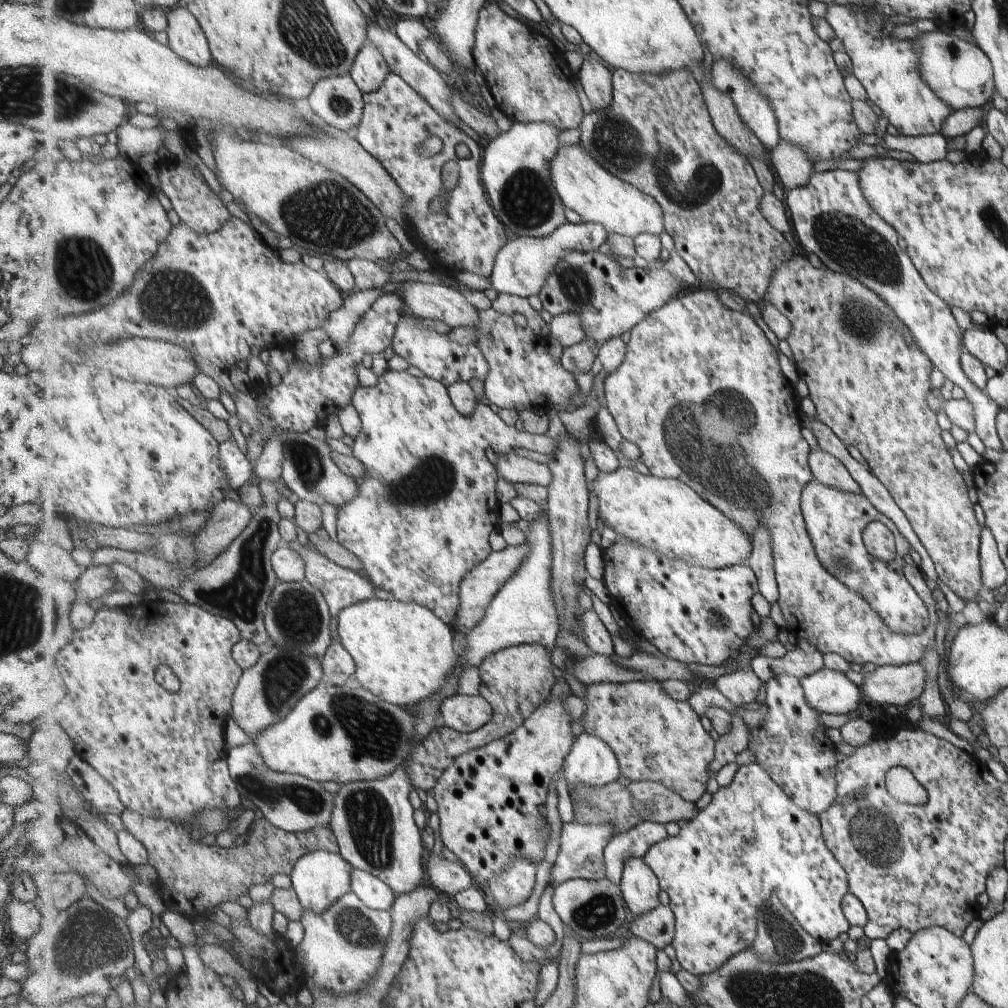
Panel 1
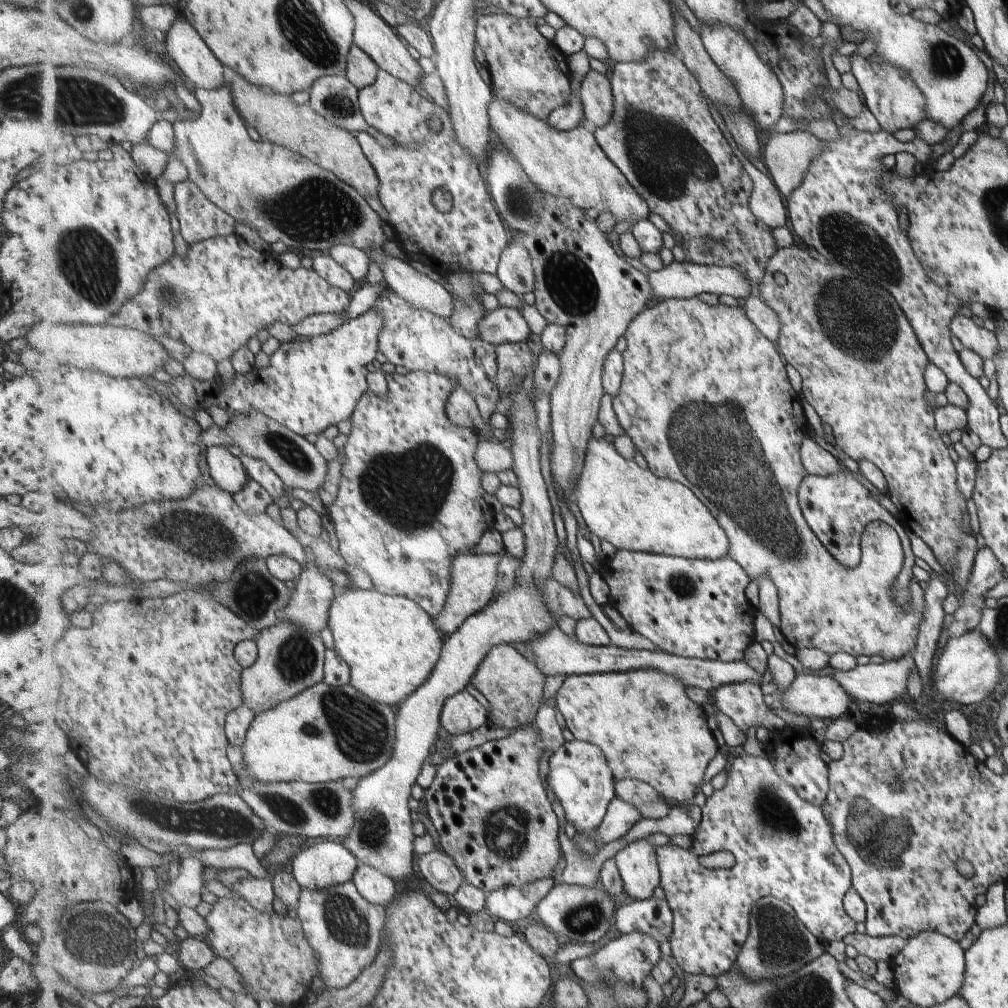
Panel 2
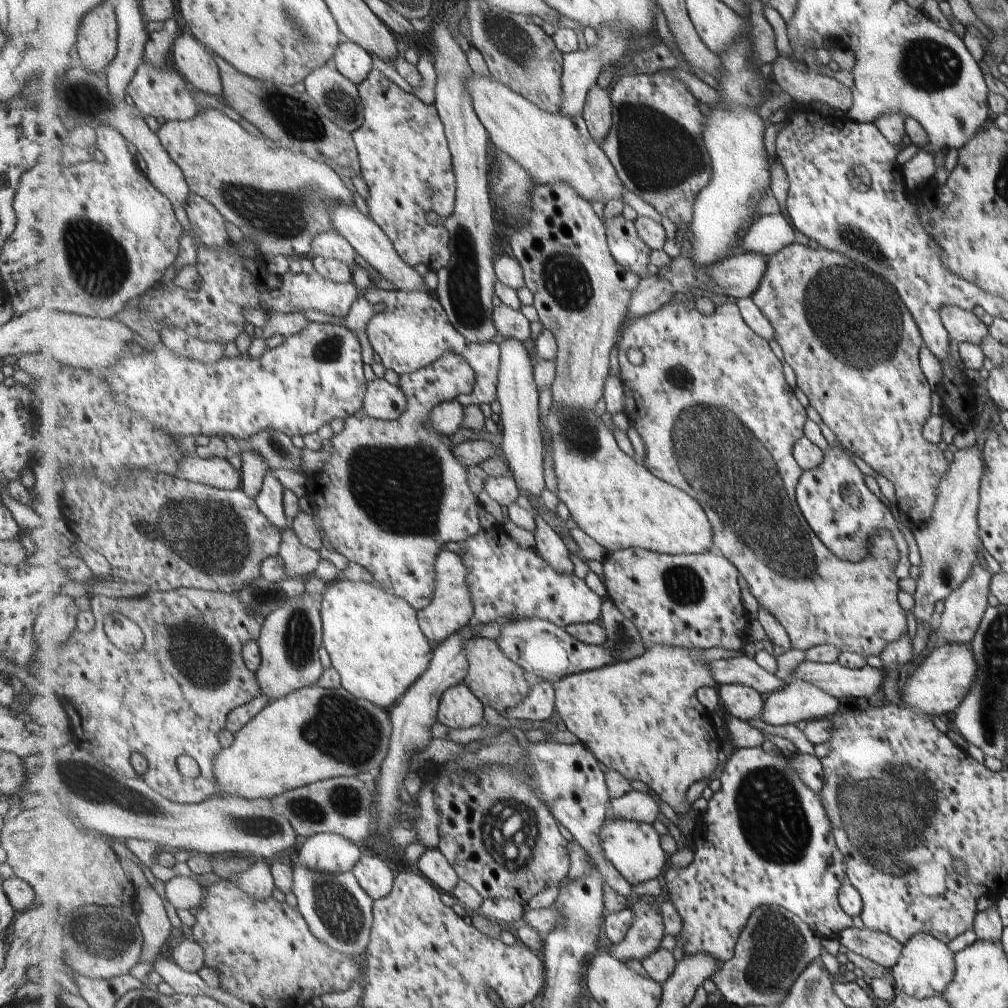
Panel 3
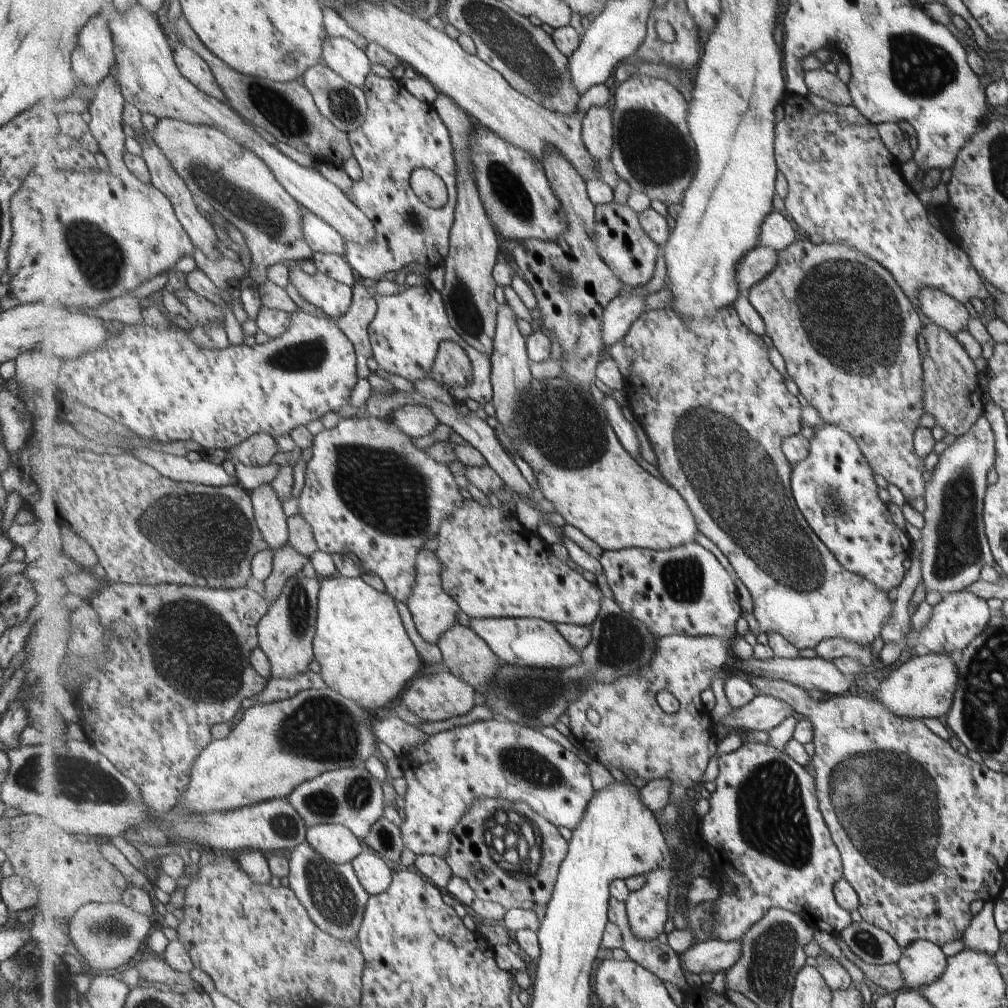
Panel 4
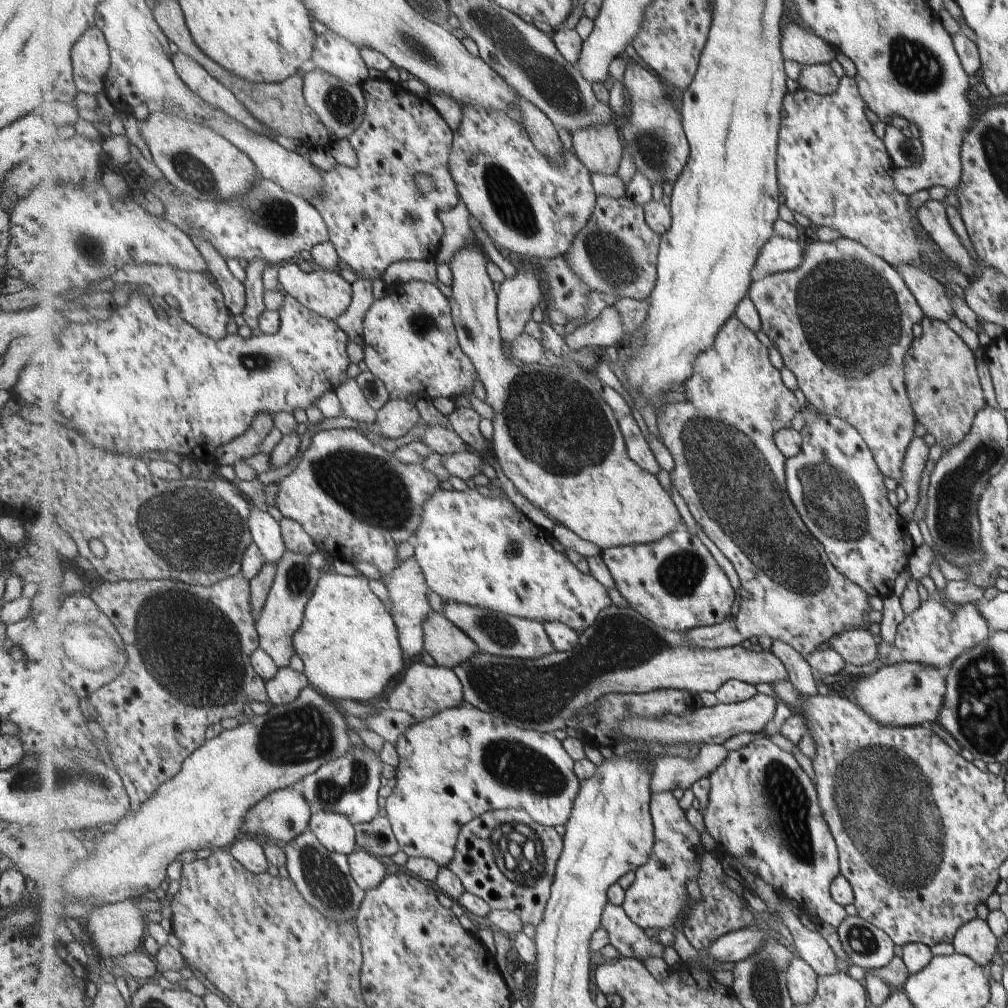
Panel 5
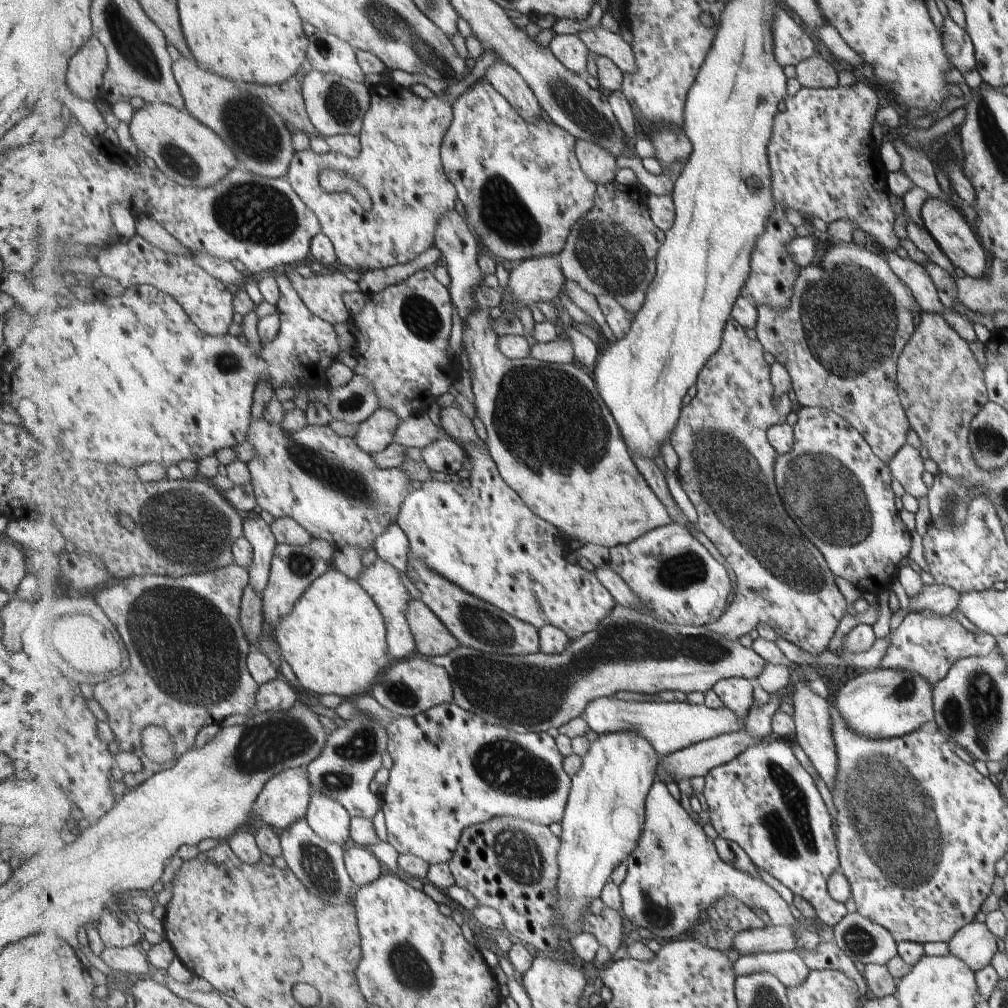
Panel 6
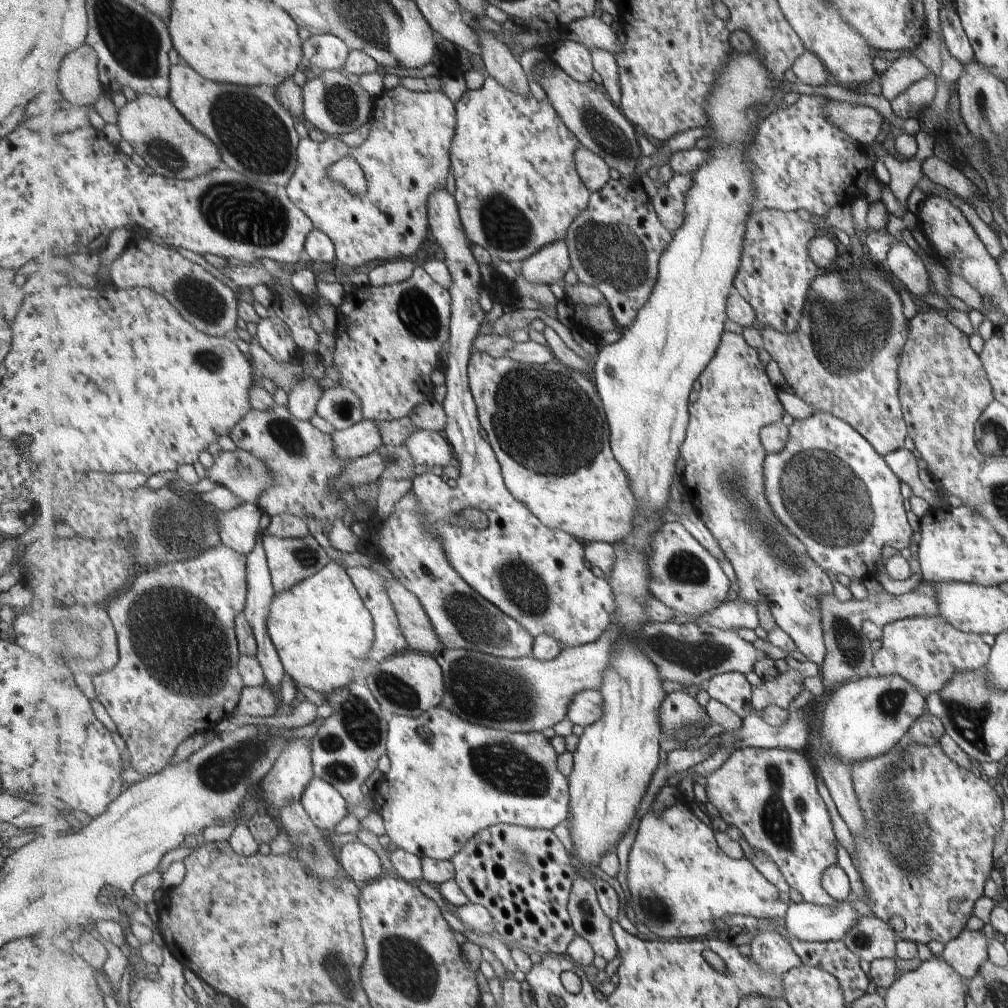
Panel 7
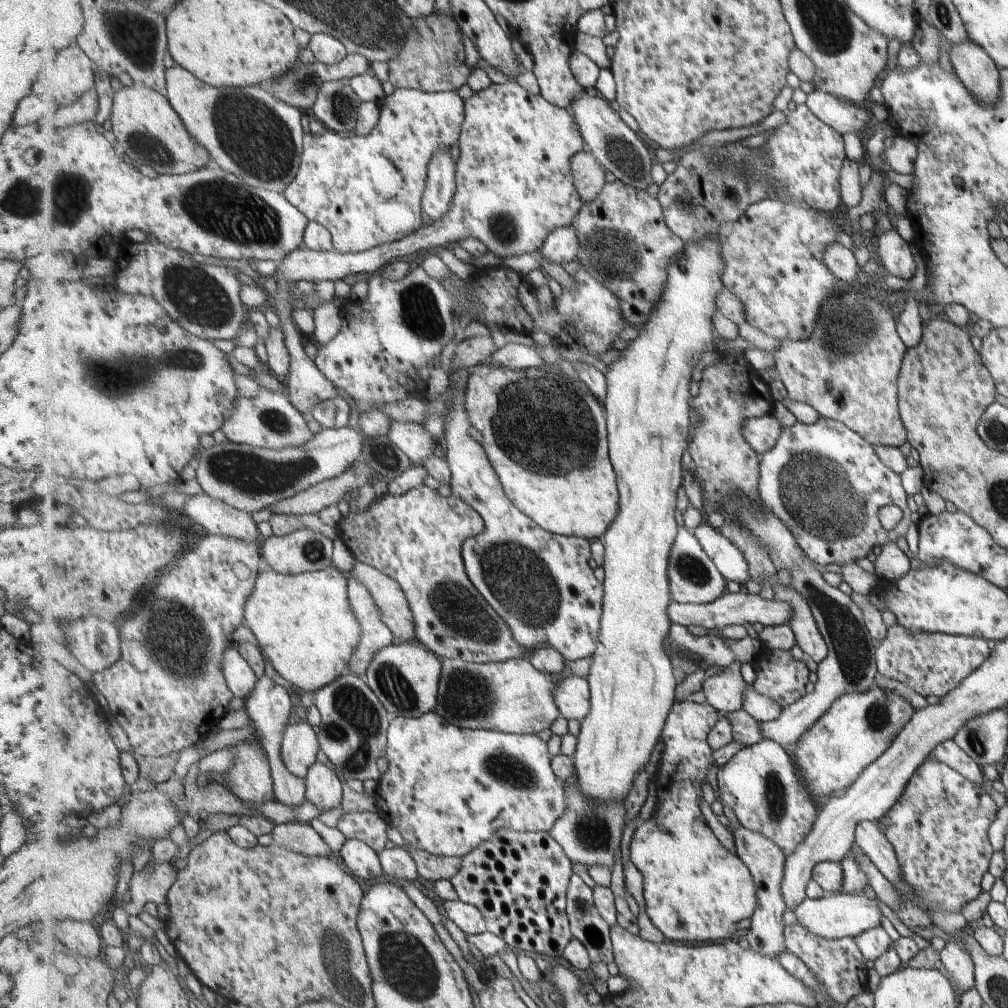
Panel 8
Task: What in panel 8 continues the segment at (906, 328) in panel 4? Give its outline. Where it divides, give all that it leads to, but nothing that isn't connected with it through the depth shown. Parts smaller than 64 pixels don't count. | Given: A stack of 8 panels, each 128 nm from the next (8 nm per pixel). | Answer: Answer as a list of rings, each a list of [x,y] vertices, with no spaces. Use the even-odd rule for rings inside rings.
[[[865,286],[860,292],[842,291],[829,298],[811,338],[781,340],[779,348],[774,351],[775,369],[791,400],[817,405],[822,416],[844,422],[873,446],[899,447],[906,441],[898,411],[898,372],[905,350],[891,310],[884,300],[877,300]]]

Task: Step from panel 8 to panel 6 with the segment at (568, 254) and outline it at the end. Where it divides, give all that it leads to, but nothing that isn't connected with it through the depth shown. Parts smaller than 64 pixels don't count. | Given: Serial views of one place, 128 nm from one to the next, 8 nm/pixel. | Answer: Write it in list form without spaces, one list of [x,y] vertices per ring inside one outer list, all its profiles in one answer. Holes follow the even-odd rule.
[[[560,255],[540,256],[522,260],[511,270],[507,288],[502,292],[505,310],[516,315],[514,305],[528,308],[537,302],[555,300],[565,286]]]

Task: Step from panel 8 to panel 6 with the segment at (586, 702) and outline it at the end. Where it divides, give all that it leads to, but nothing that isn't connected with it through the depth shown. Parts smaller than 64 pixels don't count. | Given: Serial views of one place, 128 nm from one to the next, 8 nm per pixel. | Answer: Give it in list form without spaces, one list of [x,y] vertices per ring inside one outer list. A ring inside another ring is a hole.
[[[616,697],[597,698],[593,700],[583,714],[587,724],[596,733],[609,734],[609,732],[637,732],[659,753],[659,758],[669,756],[673,752],[681,751],[695,743],[719,738],[723,734],[739,732],[746,728],[746,719],[741,718],[728,707],[721,709],[709,708],[705,703],[689,704],[689,702],[675,700],[675,702],[634,702],[625,701]]]

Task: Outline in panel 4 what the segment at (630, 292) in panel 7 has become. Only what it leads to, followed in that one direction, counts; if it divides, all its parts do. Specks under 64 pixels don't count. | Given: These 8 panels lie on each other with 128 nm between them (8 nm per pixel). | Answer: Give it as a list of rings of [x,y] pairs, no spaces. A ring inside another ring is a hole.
[[[618,202],[596,206],[595,212],[595,220],[597,220],[595,242],[599,246],[599,254],[615,272],[615,276],[619,276],[626,289],[649,284],[655,276],[657,260],[663,248],[643,230],[640,213],[635,212],[631,206]]]

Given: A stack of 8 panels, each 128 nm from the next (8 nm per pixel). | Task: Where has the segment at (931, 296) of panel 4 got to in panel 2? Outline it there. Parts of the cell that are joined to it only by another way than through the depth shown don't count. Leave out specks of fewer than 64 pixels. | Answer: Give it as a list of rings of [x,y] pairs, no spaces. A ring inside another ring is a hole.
[[[955,315],[950,322],[950,334],[956,336],[965,348],[975,352],[982,361],[993,360],[993,356],[997,354],[997,340],[990,326],[978,326],[971,317]]]

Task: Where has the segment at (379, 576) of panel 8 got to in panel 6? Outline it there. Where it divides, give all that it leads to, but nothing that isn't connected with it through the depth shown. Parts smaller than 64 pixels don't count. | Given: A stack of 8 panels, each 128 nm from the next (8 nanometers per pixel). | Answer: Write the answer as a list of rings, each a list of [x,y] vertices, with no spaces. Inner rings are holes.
[[[413,599],[409,602],[407,618],[411,624],[411,632],[415,634],[418,654],[428,658],[447,656],[461,646],[461,642],[451,634],[443,620],[423,601]]]

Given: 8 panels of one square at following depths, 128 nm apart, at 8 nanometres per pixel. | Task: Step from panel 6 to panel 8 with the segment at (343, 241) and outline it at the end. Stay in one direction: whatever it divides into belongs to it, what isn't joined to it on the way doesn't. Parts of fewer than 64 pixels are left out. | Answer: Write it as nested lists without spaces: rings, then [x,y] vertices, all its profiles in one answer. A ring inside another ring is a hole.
[[[396,88],[391,95],[381,101],[380,105],[382,106],[382,110],[381,116],[379,116],[379,122],[377,122],[377,126],[366,136],[356,136],[354,133],[338,133],[331,130],[326,130],[321,135],[311,133],[304,135],[303,160],[299,164],[299,170],[297,170],[293,182],[282,192],[285,198],[290,200],[295,208],[299,208],[310,221],[323,224],[323,226],[326,226],[331,231],[333,246],[335,246],[334,251],[341,252],[341,254],[359,254],[360,252],[367,252],[376,246],[397,242],[402,238],[411,236],[411,234],[418,231],[428,221],[423,210],[423,195],[426,191],[431,160],[433,160],[435,152],[439,152],[439,150],[450,150],[450,147],[455,142],[458,142],[462,134],[462,126],[466,116],[464,99],[459,96],[458,91],[432,93],[412,88]]]

